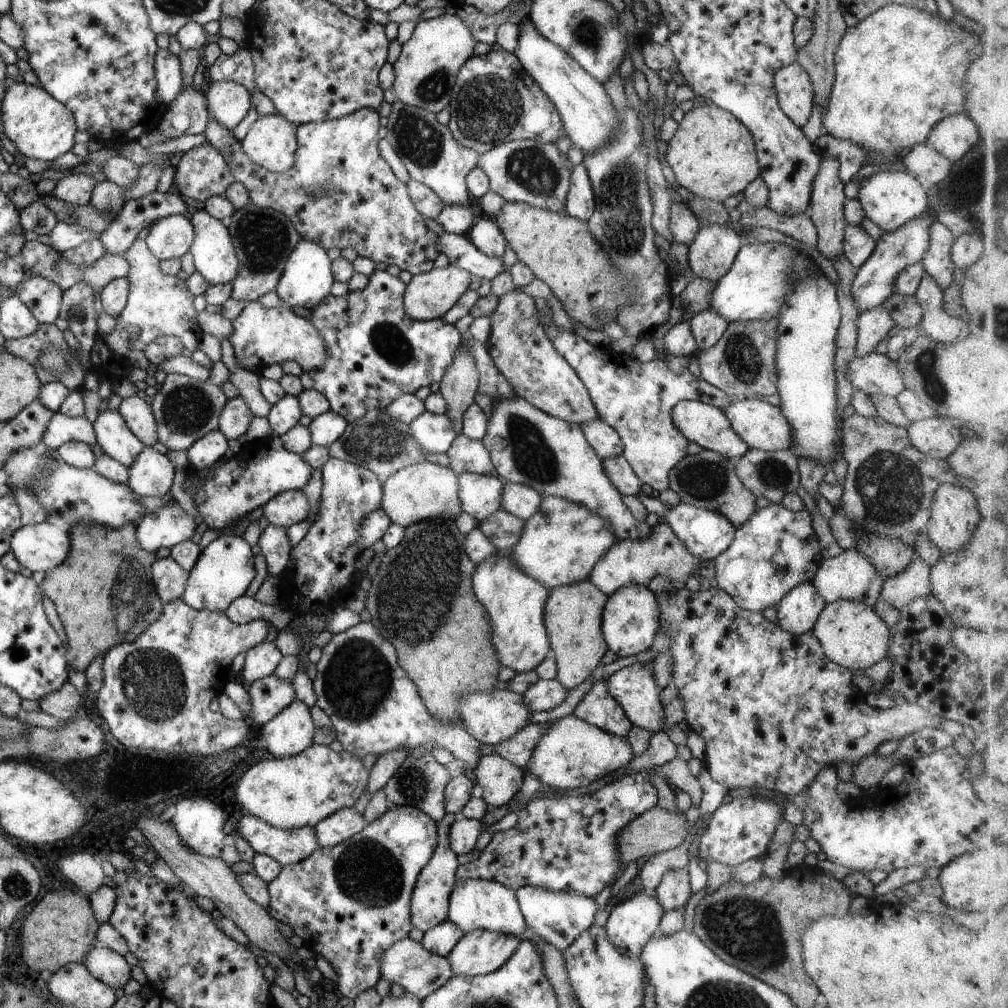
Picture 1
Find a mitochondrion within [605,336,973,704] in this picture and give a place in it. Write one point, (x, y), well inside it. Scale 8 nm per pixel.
(892, 489)

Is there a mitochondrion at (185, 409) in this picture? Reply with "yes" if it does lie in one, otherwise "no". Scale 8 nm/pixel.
yes

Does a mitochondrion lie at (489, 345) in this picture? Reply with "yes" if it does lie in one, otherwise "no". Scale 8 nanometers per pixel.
no

